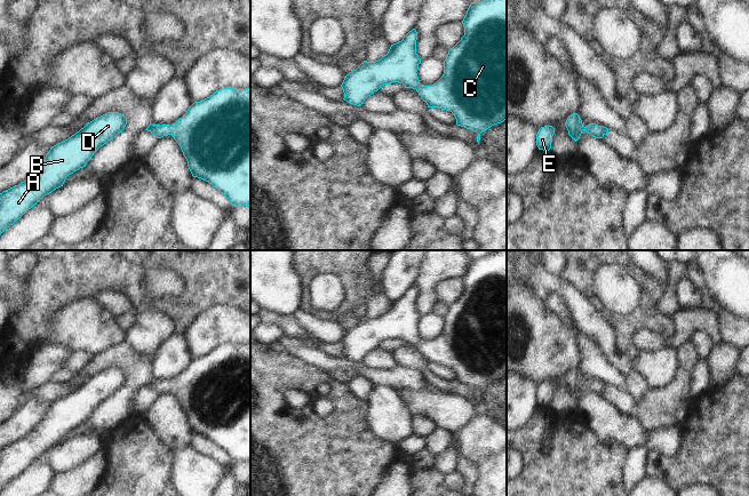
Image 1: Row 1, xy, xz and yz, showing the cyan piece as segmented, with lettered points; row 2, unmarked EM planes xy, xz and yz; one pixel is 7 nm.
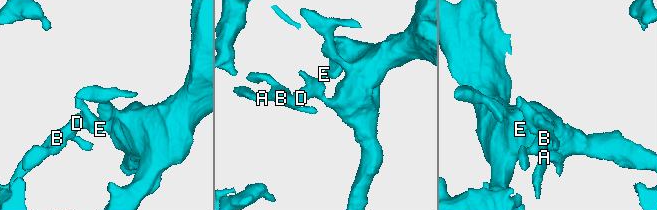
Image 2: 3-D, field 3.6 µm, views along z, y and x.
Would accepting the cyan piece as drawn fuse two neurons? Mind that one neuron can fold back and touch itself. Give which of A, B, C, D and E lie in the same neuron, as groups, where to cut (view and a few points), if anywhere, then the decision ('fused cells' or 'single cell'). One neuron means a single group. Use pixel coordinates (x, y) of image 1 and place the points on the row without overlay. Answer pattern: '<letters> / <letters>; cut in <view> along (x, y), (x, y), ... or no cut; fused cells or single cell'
A B C D E; no cut; single cell

